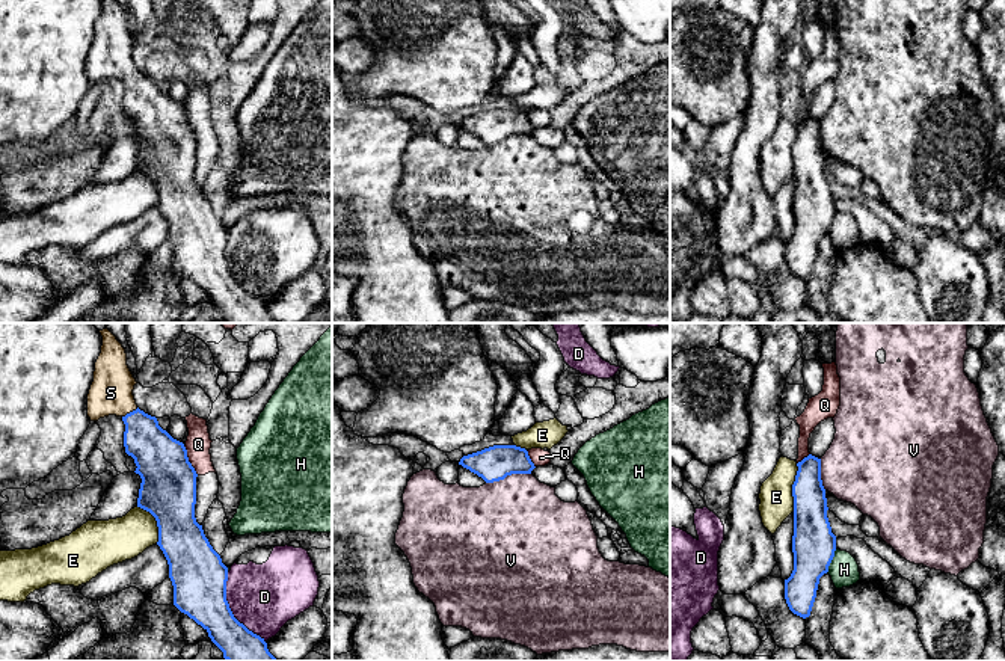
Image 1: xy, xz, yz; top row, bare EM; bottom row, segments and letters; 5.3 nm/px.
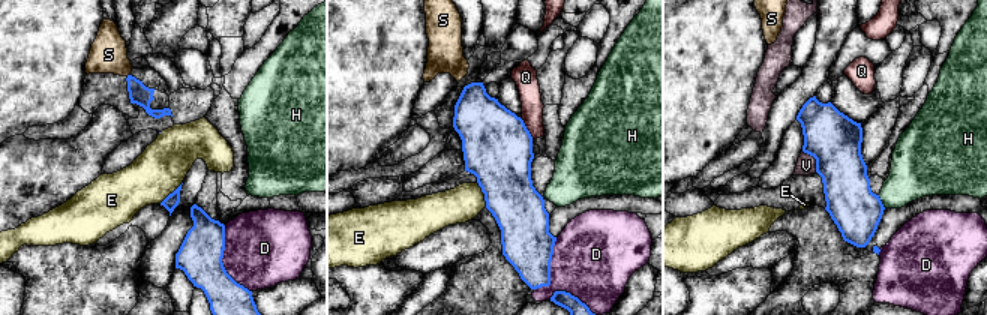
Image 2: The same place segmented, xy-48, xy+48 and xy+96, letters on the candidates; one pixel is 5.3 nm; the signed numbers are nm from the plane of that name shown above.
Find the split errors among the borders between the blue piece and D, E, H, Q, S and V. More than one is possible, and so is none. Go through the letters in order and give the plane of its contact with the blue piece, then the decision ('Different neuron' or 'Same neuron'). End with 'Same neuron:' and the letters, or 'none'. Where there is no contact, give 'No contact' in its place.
D: Touches blue in xy. Different neuron
E: Touches blue in yz. Different neuron
H: Touches blue in yz. Different neuron
Q: Touches blue in xy. Different neuron
S: Touches blue in xy. Same neuron
V: Touches blue in xz. Different neuron
Same neuron: S

